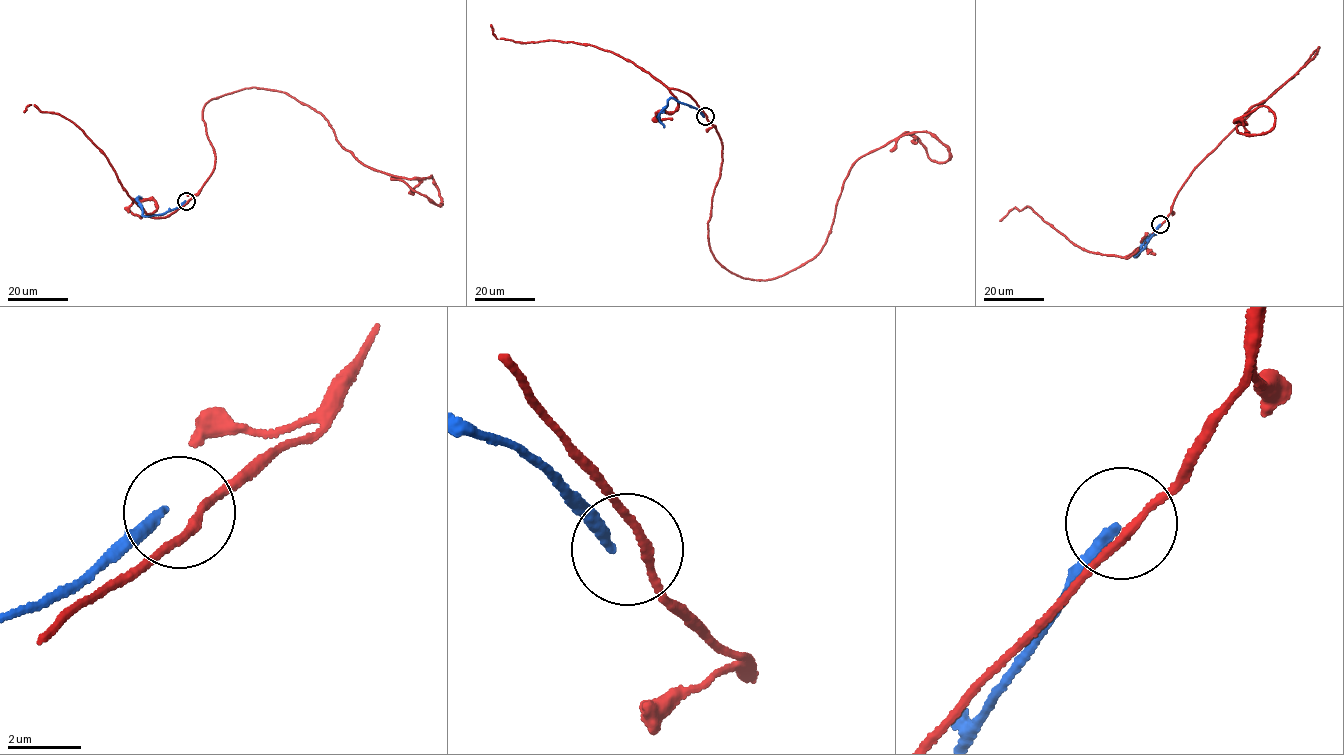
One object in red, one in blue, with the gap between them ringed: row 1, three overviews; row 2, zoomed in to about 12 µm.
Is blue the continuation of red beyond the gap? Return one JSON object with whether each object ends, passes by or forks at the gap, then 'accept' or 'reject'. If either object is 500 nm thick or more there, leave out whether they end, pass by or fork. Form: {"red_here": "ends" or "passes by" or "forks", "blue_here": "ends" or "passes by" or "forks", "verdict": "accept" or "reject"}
{"red_here": "passes by", "blue_here": "ends", "verdict": "reject"}

